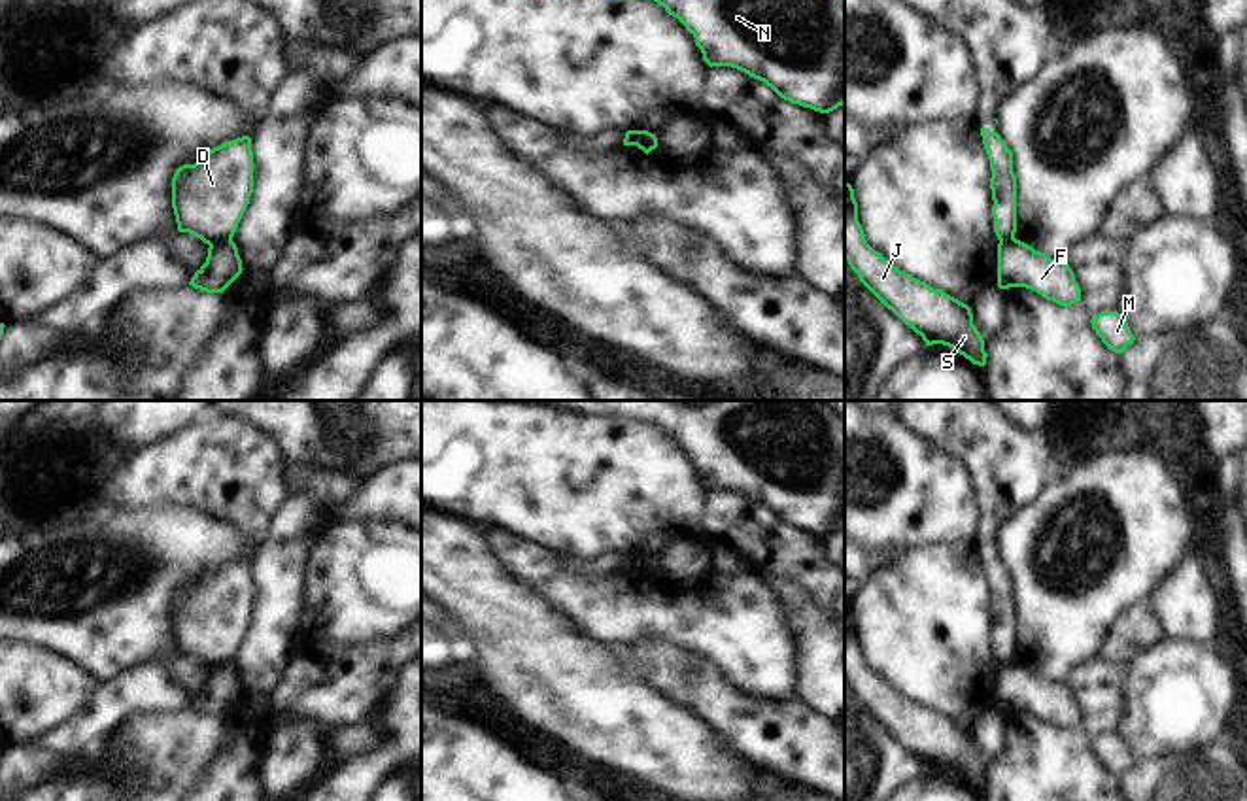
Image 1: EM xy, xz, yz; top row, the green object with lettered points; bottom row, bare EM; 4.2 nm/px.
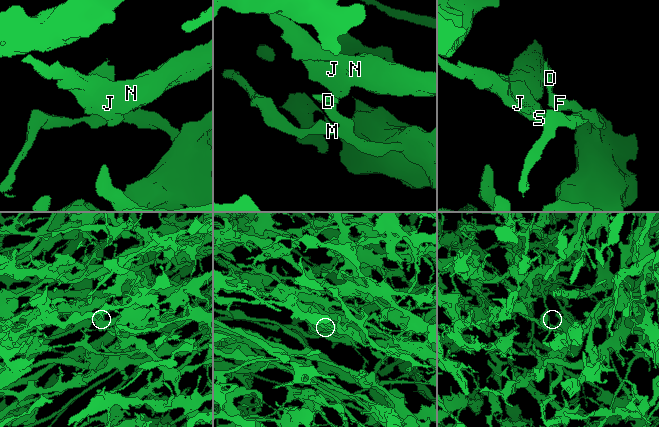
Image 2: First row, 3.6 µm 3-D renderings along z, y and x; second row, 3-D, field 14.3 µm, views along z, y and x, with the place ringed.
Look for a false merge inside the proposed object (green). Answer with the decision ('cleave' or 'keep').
cleave

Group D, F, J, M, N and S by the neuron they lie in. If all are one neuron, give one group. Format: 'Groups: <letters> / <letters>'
Groups: D / F J M N S.

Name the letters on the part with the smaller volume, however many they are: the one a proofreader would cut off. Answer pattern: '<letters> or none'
D

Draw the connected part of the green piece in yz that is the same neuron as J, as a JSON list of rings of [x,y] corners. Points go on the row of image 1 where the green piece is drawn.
[[[845,183],[845,259],[860,281],[920,334],[926,346],[943,344],[973,365],[986,365],[988,353],[973,325],[971,308],[943,289],[901,272],[867,244],[850,183]]]

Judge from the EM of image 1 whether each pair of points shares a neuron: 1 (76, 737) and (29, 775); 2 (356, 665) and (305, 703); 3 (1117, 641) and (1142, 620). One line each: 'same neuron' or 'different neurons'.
1: different neurons
2: same neuron
3: same neuron

